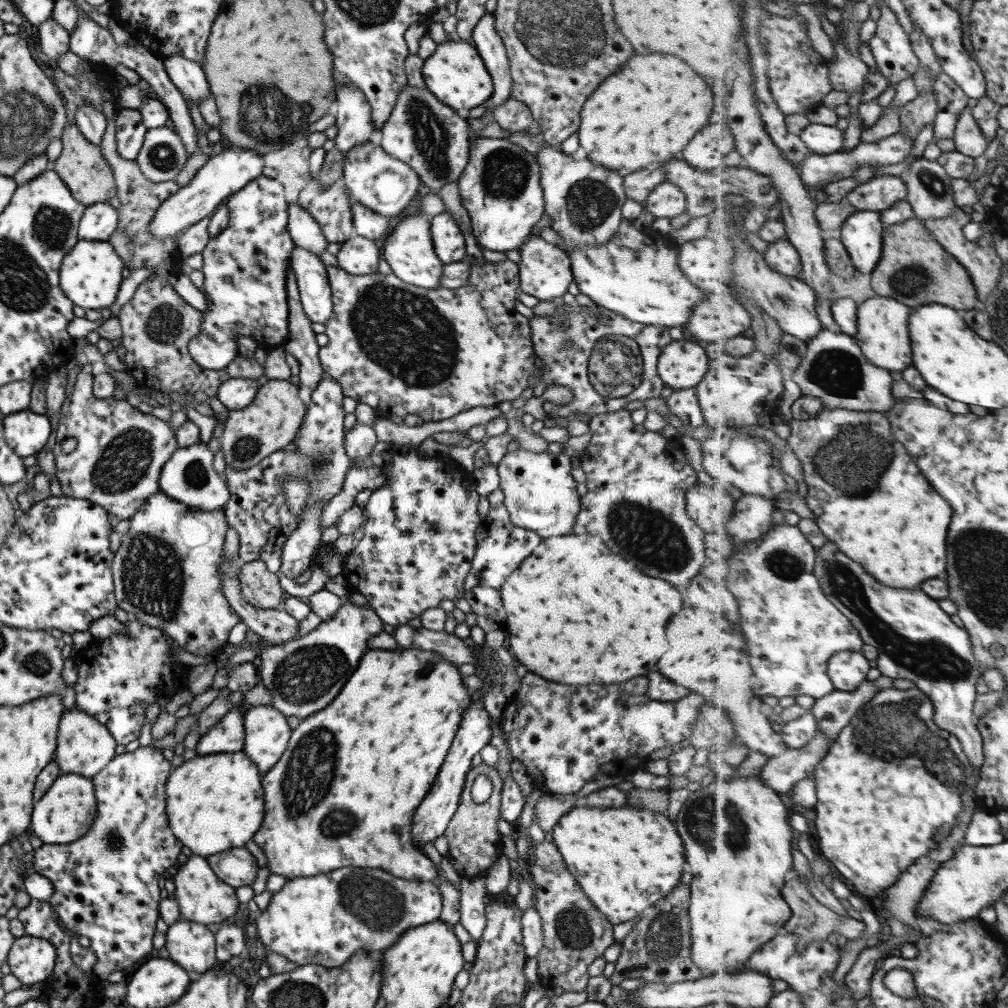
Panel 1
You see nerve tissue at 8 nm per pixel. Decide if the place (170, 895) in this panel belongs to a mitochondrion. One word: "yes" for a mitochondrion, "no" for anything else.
no

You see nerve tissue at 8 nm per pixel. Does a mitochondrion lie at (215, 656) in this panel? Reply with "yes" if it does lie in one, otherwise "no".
no

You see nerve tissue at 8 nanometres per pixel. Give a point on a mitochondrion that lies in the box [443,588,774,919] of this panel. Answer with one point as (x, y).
(724, 816)

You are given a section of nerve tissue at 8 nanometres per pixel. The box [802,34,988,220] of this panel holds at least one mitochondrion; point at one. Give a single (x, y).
(932, 184)

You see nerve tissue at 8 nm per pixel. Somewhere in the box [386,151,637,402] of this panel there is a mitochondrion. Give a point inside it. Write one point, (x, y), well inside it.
(589, 203)

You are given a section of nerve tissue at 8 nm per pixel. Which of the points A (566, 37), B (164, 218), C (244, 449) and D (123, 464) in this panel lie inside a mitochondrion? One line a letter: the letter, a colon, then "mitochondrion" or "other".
A: mitochondrion
B: other
C: mitochondrion
D: mitochondrion

